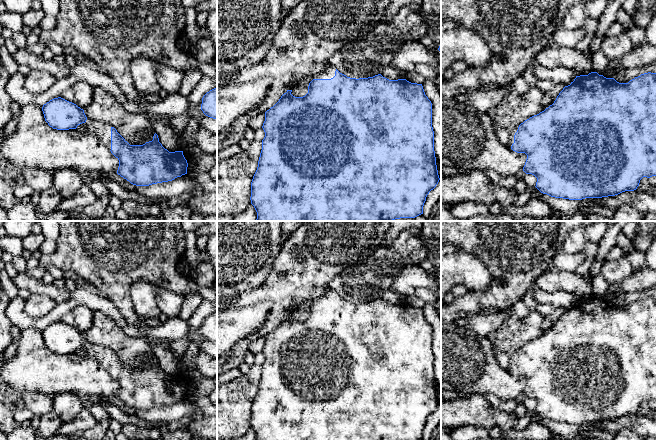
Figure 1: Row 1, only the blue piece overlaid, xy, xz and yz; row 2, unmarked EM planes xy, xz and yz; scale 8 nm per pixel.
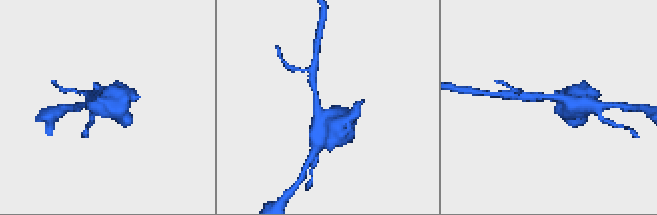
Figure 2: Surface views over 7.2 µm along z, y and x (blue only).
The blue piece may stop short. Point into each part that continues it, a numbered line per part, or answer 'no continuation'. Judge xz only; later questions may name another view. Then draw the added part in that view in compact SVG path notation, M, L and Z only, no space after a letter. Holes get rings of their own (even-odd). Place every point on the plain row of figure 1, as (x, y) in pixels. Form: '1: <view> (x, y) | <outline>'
1: xz (329, 296) | M328 290L320 298L316 299L314 303L331 303L335 300L336 291Z

